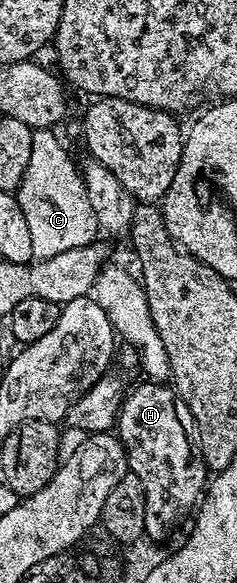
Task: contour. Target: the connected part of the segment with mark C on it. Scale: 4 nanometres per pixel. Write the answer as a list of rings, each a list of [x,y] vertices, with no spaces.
[[[54,129],[31,131],[33,148],[17,191],[26,223],[29,224],[32,252],[36,259],[57,256],[57,252],[67,252],[69,248],[87,246],[100,233],[93,208],[89,205],[89,192],[85,192],[80,167],[77,162],[75,166],[70,152],[59,143],[55,133]]]

